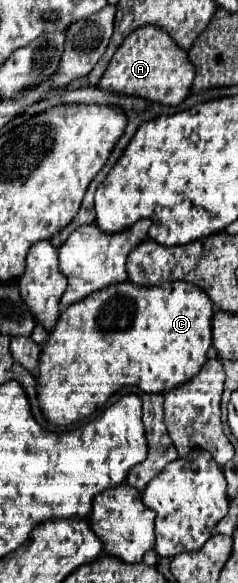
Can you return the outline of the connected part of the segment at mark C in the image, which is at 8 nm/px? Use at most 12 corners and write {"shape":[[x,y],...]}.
{"shape":[[169,281],[67,307],[39,359],[55,425],[195,377],[213,303]]}

